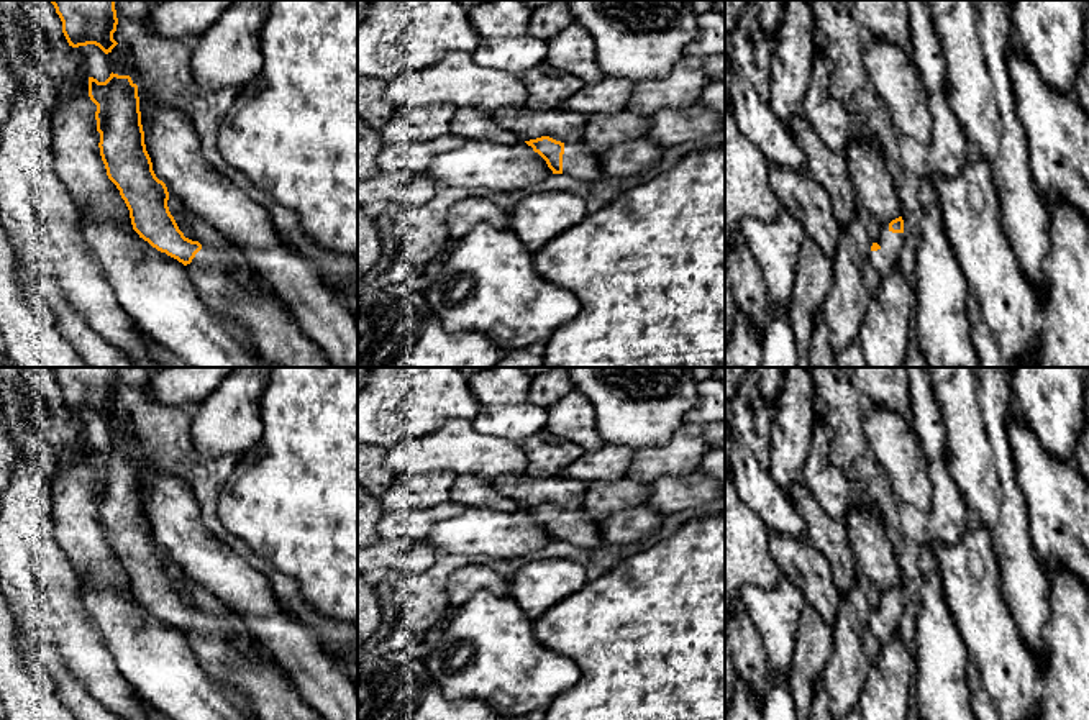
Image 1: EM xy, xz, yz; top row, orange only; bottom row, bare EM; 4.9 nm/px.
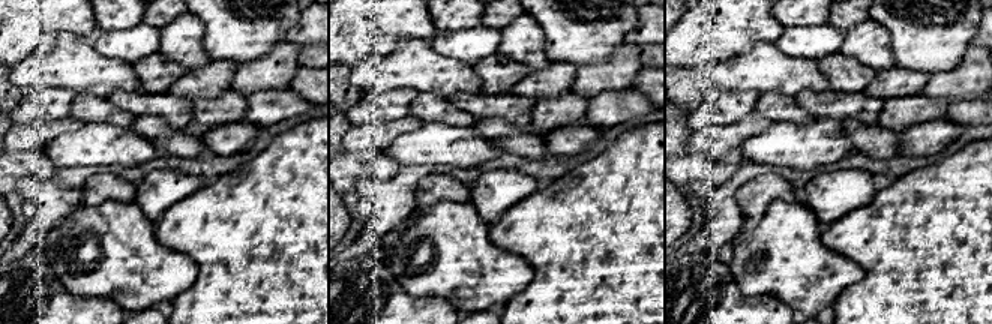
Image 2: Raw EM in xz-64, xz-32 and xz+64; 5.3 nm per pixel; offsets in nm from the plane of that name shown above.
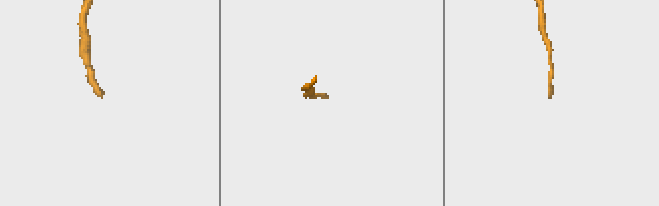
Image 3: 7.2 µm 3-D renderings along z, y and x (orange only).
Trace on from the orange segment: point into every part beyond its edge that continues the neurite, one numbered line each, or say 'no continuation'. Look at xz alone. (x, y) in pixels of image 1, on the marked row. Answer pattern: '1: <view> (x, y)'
1: xz (581, 161)

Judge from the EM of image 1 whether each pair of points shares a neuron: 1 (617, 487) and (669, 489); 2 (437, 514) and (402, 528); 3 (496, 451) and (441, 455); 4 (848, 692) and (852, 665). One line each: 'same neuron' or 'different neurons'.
1: different neurons
2: same neuron
3: same neuron
4: same neuron

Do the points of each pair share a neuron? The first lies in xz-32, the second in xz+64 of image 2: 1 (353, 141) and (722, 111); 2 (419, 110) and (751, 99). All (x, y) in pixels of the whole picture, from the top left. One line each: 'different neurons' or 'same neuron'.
1: different neurons
2: different neurons

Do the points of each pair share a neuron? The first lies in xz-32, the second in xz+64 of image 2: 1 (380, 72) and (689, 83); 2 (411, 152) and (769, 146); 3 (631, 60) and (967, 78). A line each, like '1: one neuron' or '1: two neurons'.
1: two neurons
2: one neuron
3: one neuron

